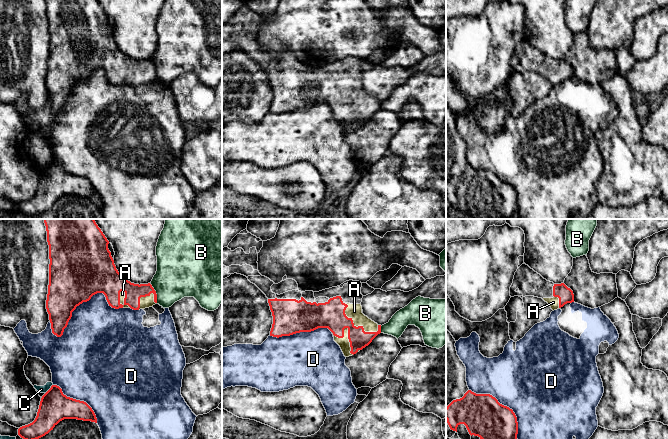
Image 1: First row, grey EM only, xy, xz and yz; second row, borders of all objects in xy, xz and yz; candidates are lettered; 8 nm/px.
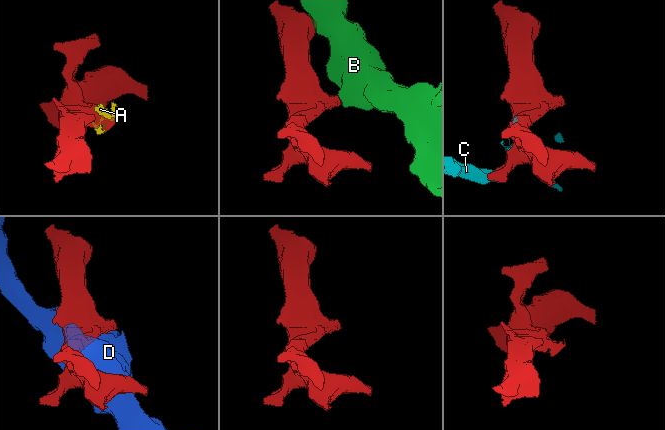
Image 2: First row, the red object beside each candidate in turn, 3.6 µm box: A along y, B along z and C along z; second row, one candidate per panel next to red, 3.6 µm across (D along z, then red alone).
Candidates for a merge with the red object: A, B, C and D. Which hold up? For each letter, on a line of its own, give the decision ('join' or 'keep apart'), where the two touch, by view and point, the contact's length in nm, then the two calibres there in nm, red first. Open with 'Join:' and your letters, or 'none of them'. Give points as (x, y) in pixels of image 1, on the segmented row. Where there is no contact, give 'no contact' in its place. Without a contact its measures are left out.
Join: A
A: join; contact xz (353, 324); length 380 nm; calibres 220 and 120 nm
B: keep apart; contact xy (155, 293); length 160 nm; calibres 140 and 380 nm
C: keep apart; contact xy (49, 389); length 100 nm; calibres 240 and 60 nm
D: keep apart; contact xy (82, 302); length 600 nm; calibres 440 and 440 nm

